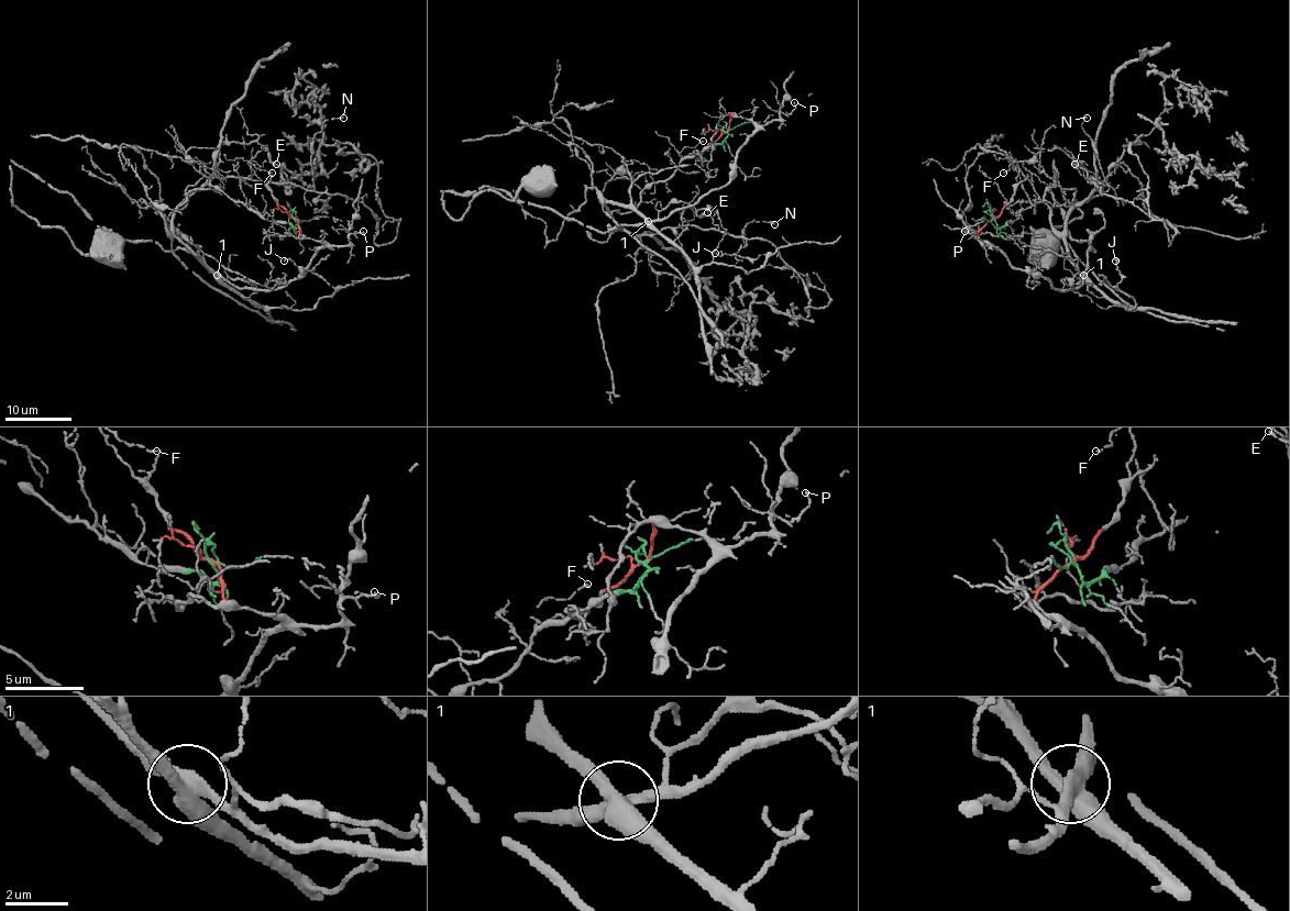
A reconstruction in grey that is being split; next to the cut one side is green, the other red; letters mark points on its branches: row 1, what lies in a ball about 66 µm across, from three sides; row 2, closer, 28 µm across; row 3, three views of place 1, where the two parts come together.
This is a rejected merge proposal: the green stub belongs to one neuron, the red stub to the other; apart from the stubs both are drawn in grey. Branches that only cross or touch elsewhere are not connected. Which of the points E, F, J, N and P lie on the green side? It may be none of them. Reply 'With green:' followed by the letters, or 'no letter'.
With green: E, J, N

